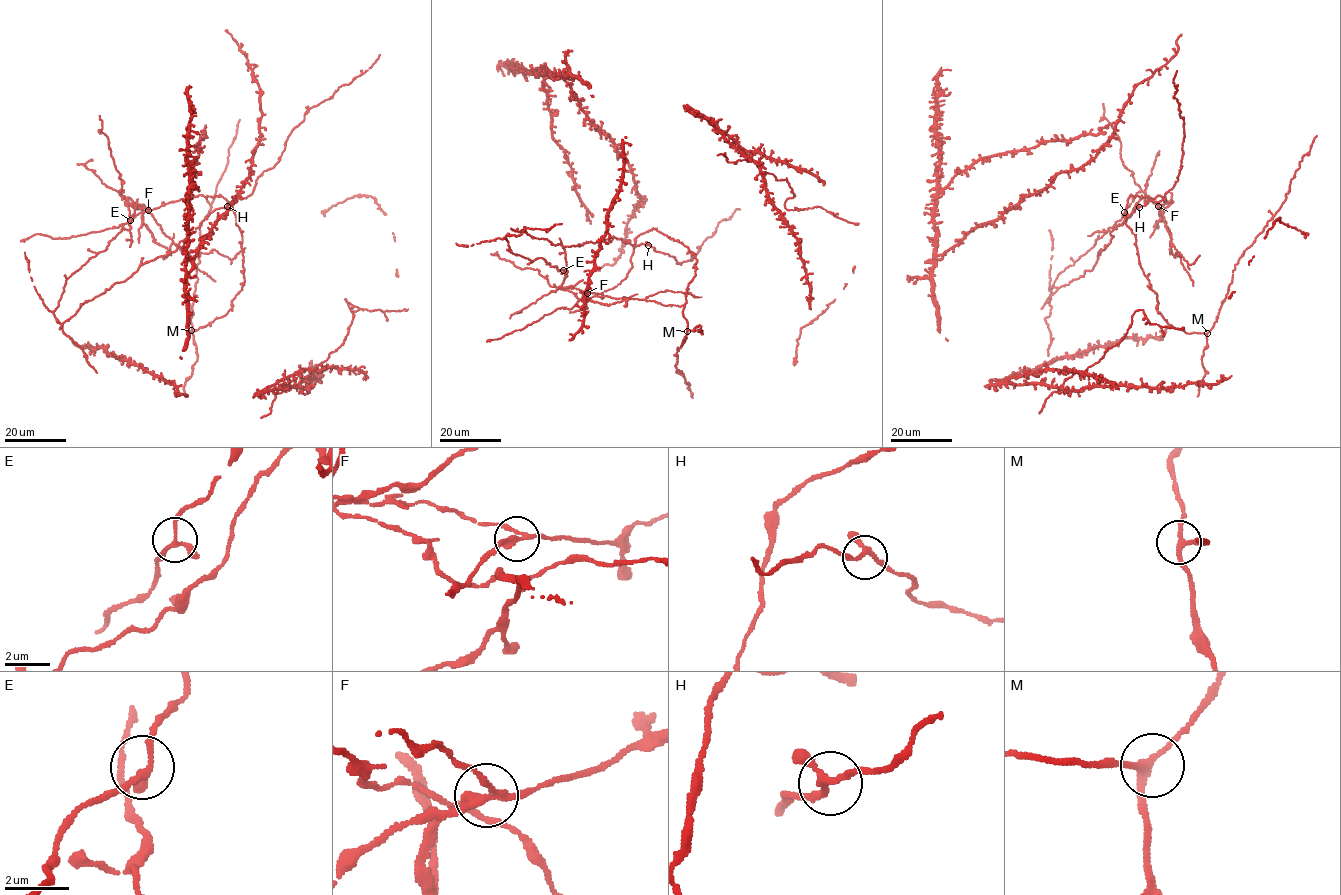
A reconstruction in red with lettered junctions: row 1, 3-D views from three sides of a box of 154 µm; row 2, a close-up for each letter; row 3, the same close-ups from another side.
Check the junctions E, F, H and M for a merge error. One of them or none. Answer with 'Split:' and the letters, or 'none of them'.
Split: F

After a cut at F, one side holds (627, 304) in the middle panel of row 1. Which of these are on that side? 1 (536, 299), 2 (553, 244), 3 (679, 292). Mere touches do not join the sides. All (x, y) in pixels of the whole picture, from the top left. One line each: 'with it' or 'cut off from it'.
1: with it
2: cut off from it
3: with it

